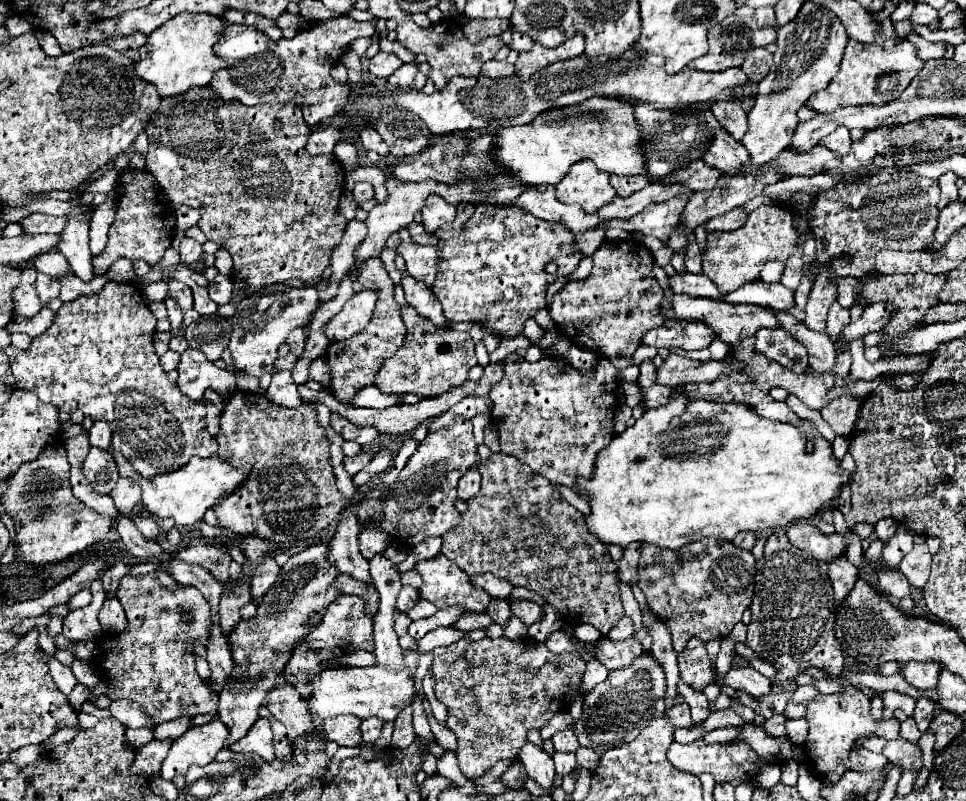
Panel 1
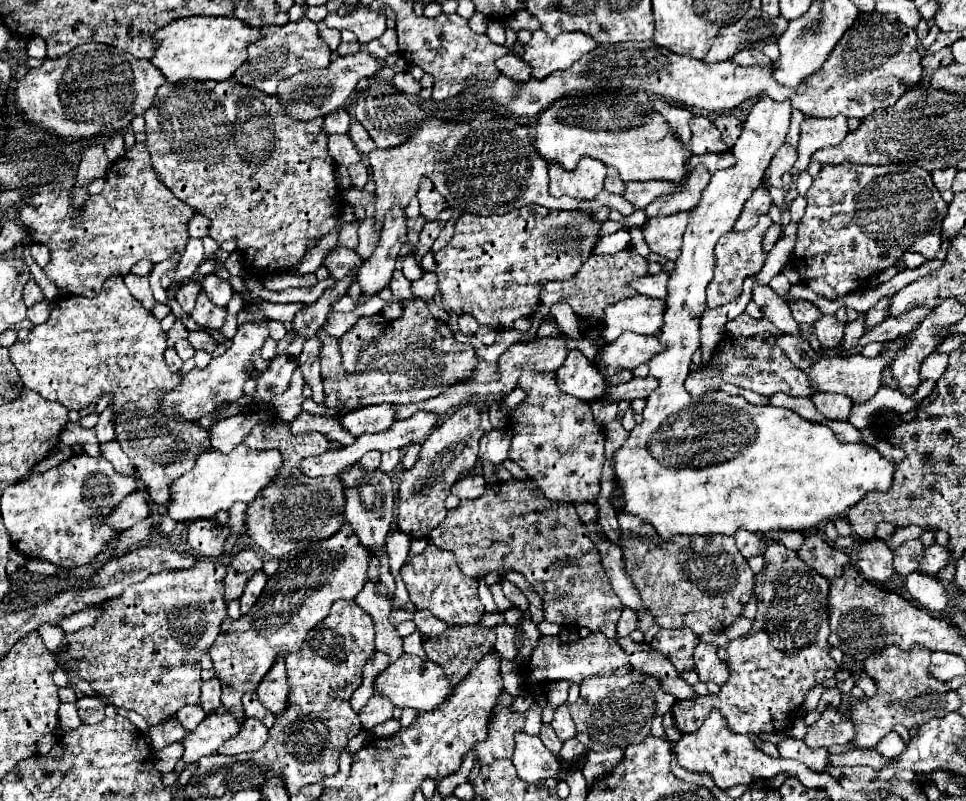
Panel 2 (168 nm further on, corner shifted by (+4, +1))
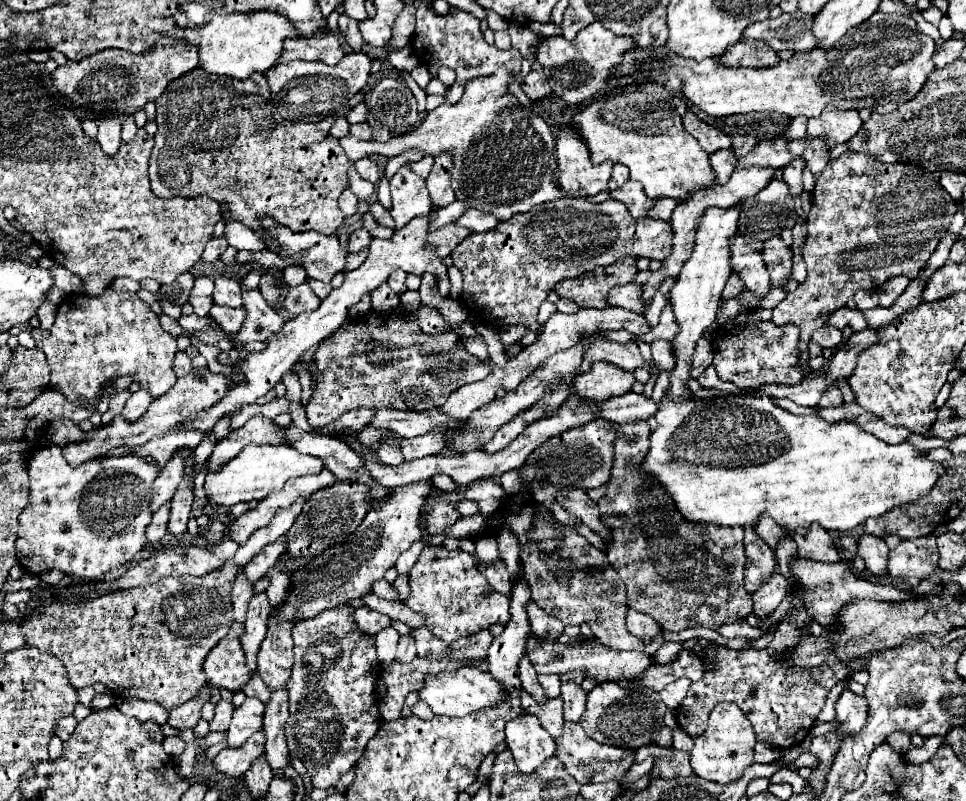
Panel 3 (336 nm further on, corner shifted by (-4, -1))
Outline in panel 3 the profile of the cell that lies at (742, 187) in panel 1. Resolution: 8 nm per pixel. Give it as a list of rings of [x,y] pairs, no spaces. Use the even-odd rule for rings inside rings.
[[[562,196],[560,200],[554,200],[552,204],[540,204],[540,208],[532,208],[532,212],[526,212],[526,214],[516,214],[512,216],[512,220],[506,220],[506,222],[500,222],[494,230],[488,230],[488,232],[472,232],[470,236],[466,236],[450,254],[452,258],[452,264],[462,272],[462,278],[464,278],[464,286],[462,286],[462,294],[460,294],[460,300],[462,304],[466,306],[466,310],[474,316],[474,320],[478,322],[484,322],[492,328],[502,328],[502,326],[512,326],[512,324],[522,324],[530,330],[536,328],[536,314],[538,314],[538,308],[540,304],[546,300],[548,292],[554,290],[554,284],[558,284],[560,280],[564,278],[574,278],[574,276],[580,276],[588,270],[592,270],[594,266],[608,266],[612,262],[616,262],[618,258],[622,256],[646,256],[646,258],[652,258],[652,260],[664,260],[672,254],[672,238],[674,238],[674,232],[672,232],[672,224],[666,222],[666,220],[654,220],[654,218],[644,218],[644,220],[632,220],[630,212],[626,210],[626,206],[618,200],[606,200],[602,204],[592,204],[590,200],[586,198],[574,198],[574,196]]]

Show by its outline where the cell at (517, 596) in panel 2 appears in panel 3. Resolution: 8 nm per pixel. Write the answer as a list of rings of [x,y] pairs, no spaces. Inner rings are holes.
[[[528,602],[528,620],[530,620],[530,626],[532,626],[532,632],[538,636],[538,638],[544,638],[544,640],[556,640],[562,630],[564,630],[564,624],[560,624],[560,620],[556,620],[554,616],[546,614],[544,610],[540,610],[536,606],[536,602]]]

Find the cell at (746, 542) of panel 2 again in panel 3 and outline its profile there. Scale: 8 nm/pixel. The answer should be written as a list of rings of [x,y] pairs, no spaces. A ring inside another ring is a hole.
[[[746,528],[744,532],[744,546],[746,546],[746,578],[744,588],[754,594],[766,578],[776,568],[776,556],[770,546],[754,532],[754,528]]]

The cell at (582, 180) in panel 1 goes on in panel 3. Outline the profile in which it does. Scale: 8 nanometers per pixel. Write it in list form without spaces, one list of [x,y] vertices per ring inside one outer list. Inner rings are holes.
[[[564,126],[556,138],[556,152],[560,168],[558,182],[566,194],[584,190],[586,196],[596,196],[598,192],[608,188],[614,164],[590,164],[584,142],[576,134],[572,134],[568,126]]]

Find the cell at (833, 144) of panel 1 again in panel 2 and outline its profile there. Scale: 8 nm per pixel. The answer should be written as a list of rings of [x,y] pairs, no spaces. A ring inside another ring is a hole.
[[[846,116],[834,118],[806,118],[800,126],[800,142],[798,142],[798,160],[794,168],[798,172],[806,170],[810,158],[816,150],[826,146],[838,146],[848,134]]]

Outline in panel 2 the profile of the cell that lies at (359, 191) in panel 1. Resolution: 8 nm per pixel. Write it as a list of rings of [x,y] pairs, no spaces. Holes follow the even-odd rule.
[[[358,162],[358,164],[350,166],[350,168],[348,168],[348,172],[350,172],[350,178],[352,178],[352,184],[354,184],[354,188],[362,190],[362,188],[366,186],[368,178],[370,178],[370,172],[368,172],[368,166],[366,166],[364,162]]]

